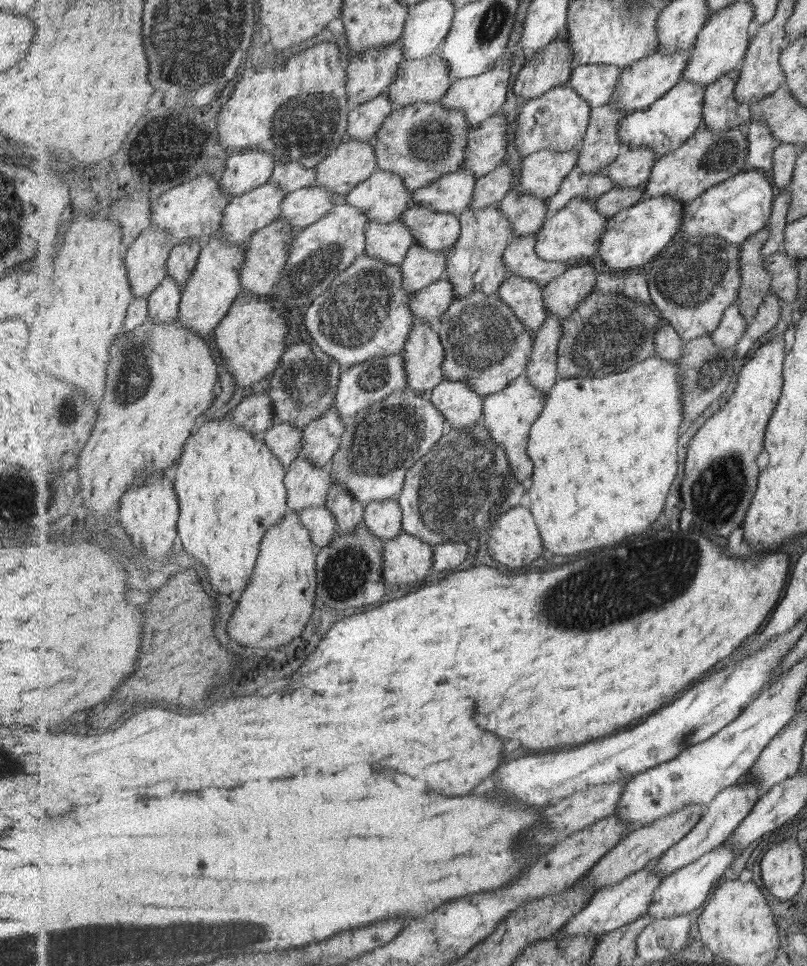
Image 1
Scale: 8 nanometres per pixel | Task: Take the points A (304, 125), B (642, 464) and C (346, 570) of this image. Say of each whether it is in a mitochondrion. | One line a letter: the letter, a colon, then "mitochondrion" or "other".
A: mitochondrion
B: other
C: mitochondrion

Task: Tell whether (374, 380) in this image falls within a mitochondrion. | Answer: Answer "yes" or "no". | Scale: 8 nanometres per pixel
yes

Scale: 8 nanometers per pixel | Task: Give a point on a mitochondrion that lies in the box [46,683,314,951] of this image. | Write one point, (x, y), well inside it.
(252, 930)

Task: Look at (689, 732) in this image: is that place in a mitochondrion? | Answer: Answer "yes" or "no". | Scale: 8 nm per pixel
yes

